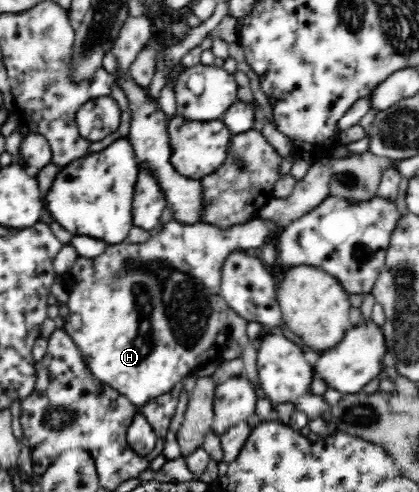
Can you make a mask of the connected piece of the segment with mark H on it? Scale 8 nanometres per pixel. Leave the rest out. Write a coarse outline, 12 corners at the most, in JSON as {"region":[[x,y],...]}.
{"region":[[174,220],[67,273],[65,331],[141,409],[226,337],[221,270],[278,226]]}

